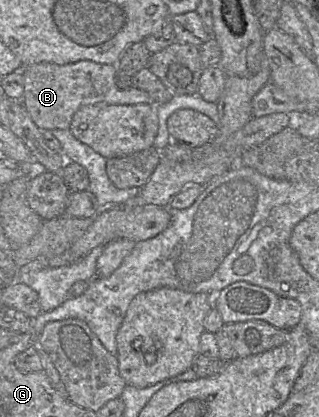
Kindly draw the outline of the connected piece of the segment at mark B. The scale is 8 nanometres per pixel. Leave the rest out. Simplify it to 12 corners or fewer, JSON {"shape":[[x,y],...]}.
{"shape":[[90,60],[22,69],[22,103],[40,129],[69,129],[95,103],[151,103]]}

